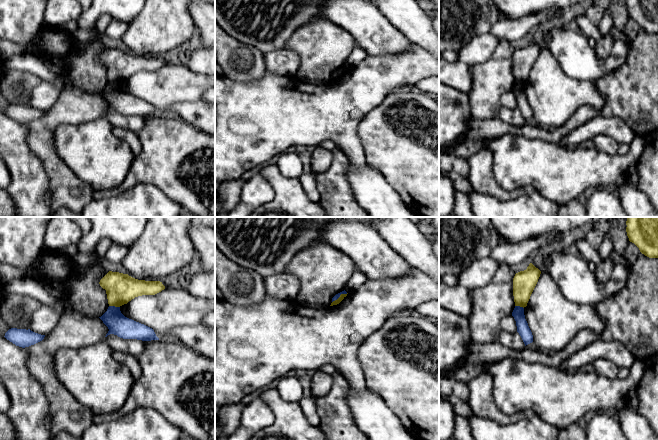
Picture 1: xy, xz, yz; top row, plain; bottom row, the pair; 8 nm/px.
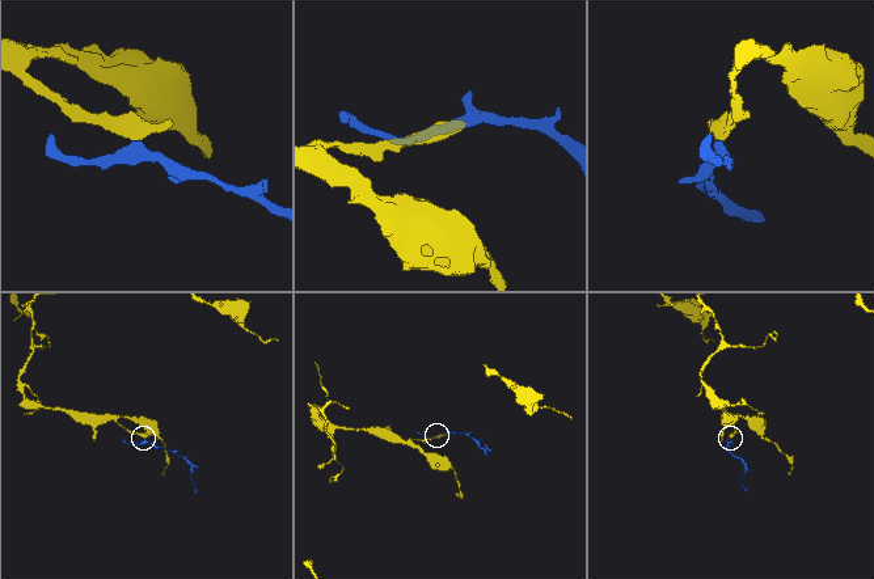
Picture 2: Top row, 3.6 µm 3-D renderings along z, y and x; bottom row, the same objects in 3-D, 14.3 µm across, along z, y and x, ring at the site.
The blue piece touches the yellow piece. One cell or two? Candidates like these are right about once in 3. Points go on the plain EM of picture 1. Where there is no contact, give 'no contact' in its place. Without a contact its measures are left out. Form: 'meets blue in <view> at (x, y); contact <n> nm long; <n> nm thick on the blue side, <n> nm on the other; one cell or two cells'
meets blue in xy at (114, 82); contact 90 nm long; 170 nm thick on the blue side, 240 nm on the other; two cells

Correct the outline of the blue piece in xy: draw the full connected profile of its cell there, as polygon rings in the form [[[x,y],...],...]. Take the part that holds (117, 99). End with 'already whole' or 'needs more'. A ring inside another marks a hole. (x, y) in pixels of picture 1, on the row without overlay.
[[[109,82],[99,94],[109,105],[105,113],[114,110],[123,115],[159,116],[152,104],[125,93],[120,83]]] | already whole

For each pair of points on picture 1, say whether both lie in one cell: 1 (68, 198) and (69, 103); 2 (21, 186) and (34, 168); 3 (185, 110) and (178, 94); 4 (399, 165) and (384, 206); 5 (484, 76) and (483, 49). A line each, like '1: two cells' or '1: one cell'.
1: one cell
2: one cell
3: two cells
4: two cells
5: two cells

